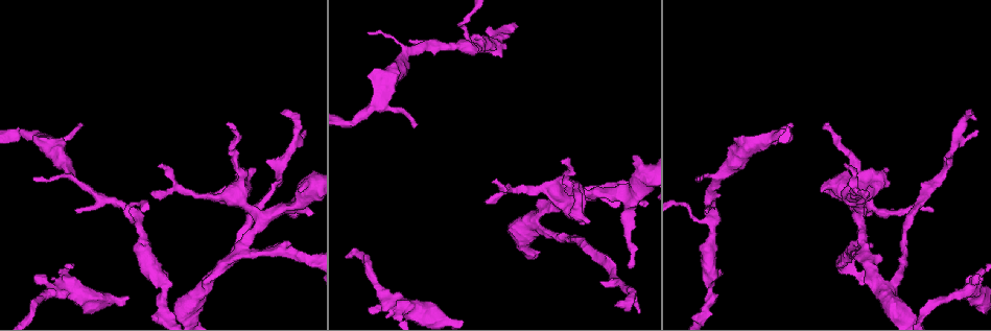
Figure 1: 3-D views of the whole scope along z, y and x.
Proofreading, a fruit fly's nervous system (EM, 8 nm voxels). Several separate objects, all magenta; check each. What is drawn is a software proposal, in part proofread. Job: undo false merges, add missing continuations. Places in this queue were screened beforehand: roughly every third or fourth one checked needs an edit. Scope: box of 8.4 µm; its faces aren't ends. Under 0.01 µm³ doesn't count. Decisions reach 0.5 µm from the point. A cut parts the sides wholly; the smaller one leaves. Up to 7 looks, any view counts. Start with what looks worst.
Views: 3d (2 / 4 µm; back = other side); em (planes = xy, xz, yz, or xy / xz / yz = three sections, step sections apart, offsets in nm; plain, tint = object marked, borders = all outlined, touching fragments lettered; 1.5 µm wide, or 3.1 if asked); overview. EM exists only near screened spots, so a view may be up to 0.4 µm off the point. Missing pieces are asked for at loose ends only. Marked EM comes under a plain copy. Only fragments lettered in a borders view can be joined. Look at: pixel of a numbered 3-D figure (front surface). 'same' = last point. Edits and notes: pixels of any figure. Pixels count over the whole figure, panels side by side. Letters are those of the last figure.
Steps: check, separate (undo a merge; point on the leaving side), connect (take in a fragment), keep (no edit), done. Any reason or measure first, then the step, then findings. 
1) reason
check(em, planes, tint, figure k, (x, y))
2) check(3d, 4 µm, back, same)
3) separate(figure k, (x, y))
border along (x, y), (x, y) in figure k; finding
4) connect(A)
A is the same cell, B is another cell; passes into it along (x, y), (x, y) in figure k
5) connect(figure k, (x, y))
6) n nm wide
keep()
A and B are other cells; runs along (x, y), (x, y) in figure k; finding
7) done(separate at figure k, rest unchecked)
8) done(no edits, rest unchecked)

an open end
check(em, planes, borders, figure 1, (79, 125))

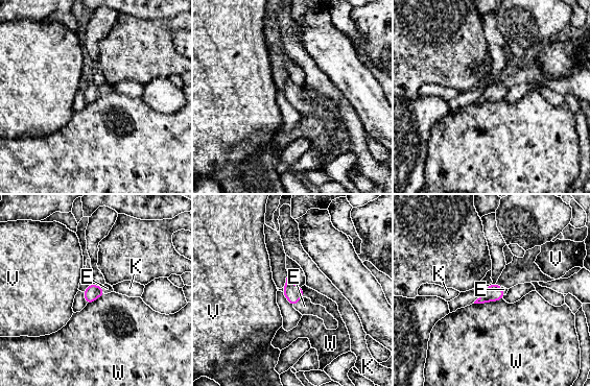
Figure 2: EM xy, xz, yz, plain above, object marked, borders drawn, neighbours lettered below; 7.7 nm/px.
W touches over 220 nm
connect(E)
E is the same cell, K, V and W are other cells; passes into it along (293, 293), (298, 300), (304, 306) in figure 2; the neuron continues

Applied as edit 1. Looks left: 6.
check(overview)

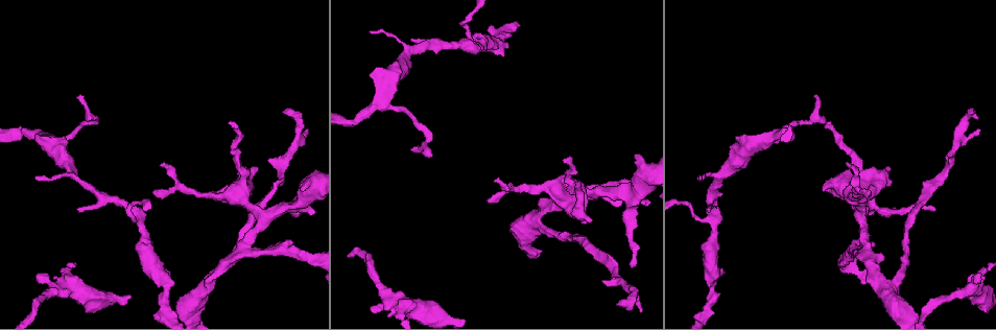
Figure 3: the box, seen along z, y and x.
an open end
check(em, planes, borders, figure 3, (153, 192))

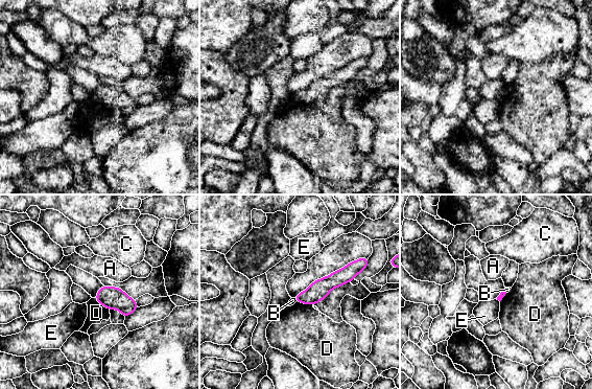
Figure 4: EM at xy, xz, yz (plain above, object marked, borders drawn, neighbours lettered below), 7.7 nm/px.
D touches over 130 nm
keep()
A, B, C, D and E are other cells; runs along (357, 271), (299, 298) in figure 4; none of them fits

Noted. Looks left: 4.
an open end
check(3d, 4 µm, figure 3, (616, 207))

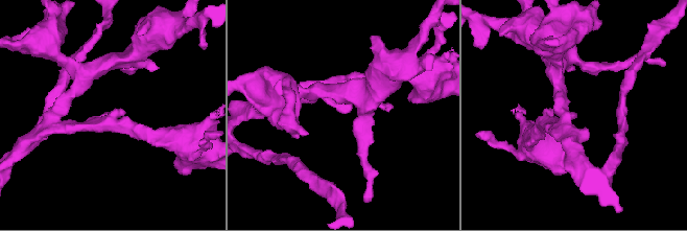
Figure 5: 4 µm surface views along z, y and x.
check(em, planes, borders, figure 5, (575, 113))

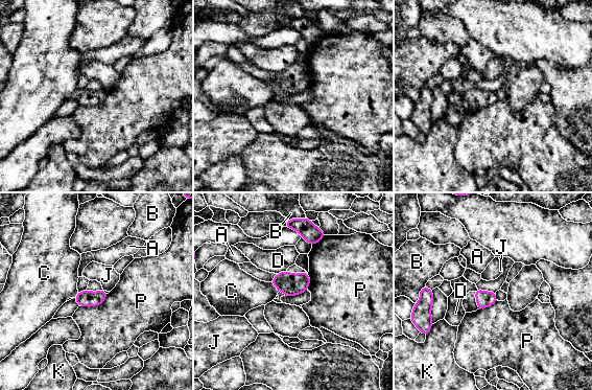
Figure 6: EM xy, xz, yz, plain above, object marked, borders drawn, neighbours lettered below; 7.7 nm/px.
keep()
A, B, C, D, J, K and P are other cells; border along (108, 294), (96, 305), (79, 306) in figure 6; no lettered fragment goes on from it

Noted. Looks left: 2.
done(connect at figure 2, rest unchecked)

